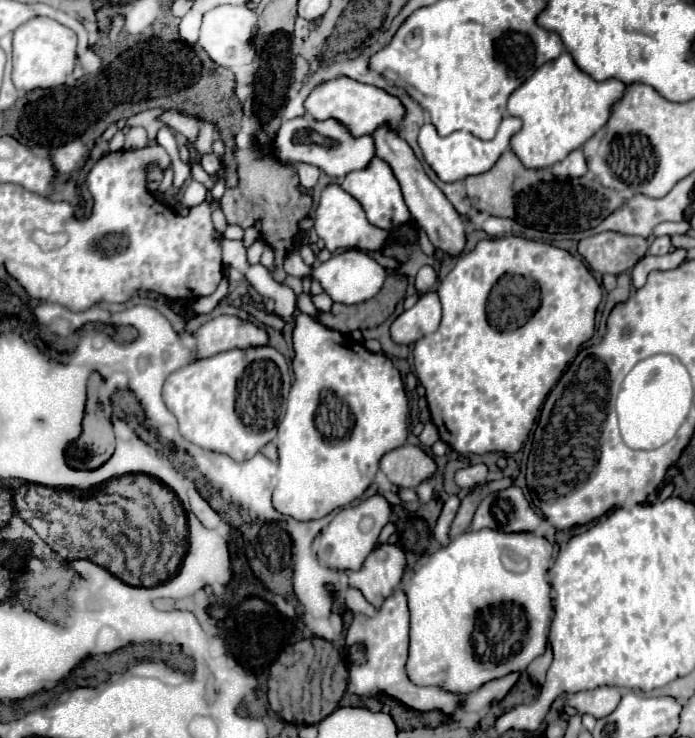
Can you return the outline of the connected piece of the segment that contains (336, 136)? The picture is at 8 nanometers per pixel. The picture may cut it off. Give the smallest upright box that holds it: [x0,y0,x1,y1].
[273,115,375,177]

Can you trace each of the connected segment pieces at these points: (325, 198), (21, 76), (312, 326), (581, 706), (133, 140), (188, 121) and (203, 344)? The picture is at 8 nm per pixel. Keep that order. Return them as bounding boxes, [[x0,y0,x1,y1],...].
[[313,185,387,253],[13,17,80,91],[273,313,409,521],[567,687,621,719],[125,127,149,149],[161,111,199,141],[193,315,269,359]]

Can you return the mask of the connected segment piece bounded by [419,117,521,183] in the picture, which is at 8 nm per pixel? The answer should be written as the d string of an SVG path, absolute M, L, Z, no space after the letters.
M505 117L499 125L497 135L493 139L485 141L467 131L455 131L447 137L441 137L435 131L435 127L431 123L427 123L419 131L419 147L423 151L425 163L437 173L437 177L445 183L453 183L453 181L463 181L469 175L481 175L481 173L489 171L495 165L495 161L501 157L501 153L509 147L509 139L513 137L513 133L517 133L519 129L521 129L521 119Z

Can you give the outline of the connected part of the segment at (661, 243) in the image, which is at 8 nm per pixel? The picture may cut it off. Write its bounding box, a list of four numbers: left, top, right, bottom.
[649,237,671,255]

